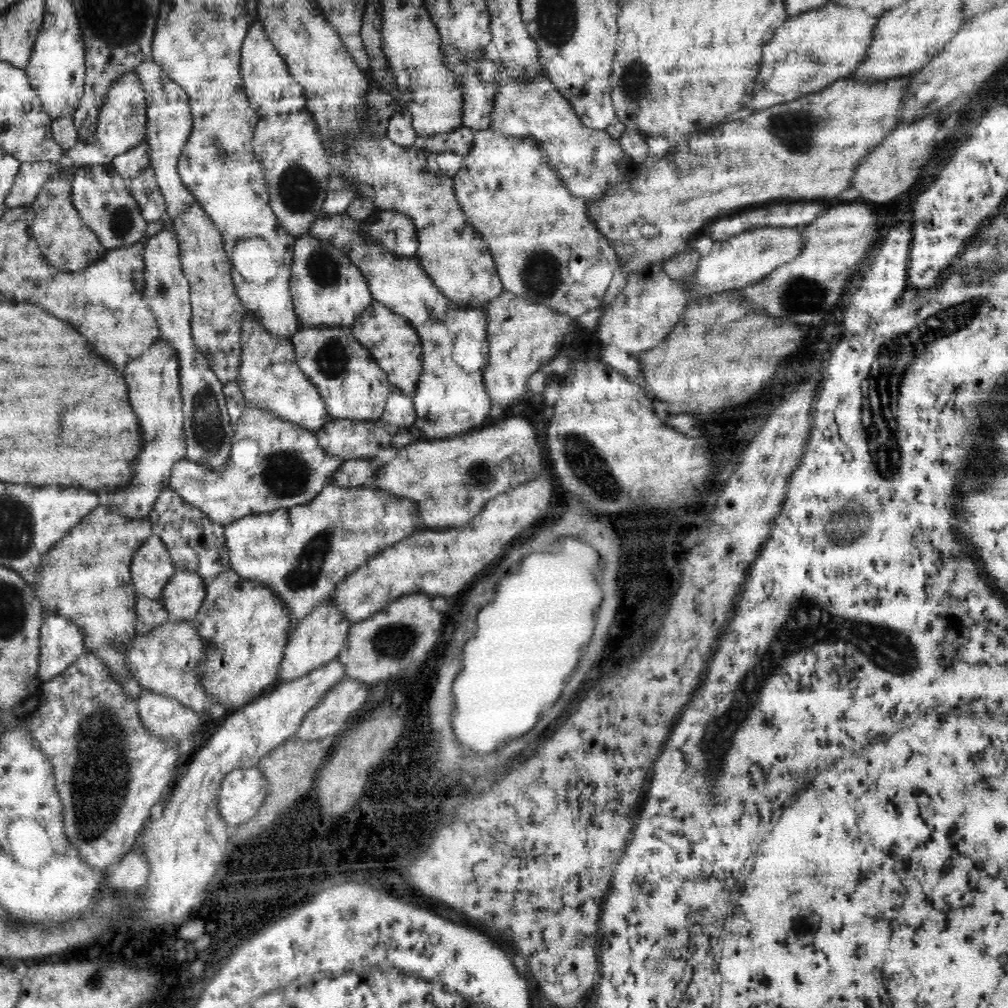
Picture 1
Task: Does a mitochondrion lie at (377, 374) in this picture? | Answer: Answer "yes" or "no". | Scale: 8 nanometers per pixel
no

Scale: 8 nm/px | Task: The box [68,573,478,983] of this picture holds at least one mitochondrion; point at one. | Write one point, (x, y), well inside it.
(101, 776)

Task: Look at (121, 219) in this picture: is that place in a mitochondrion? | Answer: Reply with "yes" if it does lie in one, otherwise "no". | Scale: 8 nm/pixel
yes

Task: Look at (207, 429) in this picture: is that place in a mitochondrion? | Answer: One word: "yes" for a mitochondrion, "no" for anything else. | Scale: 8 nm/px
yes

